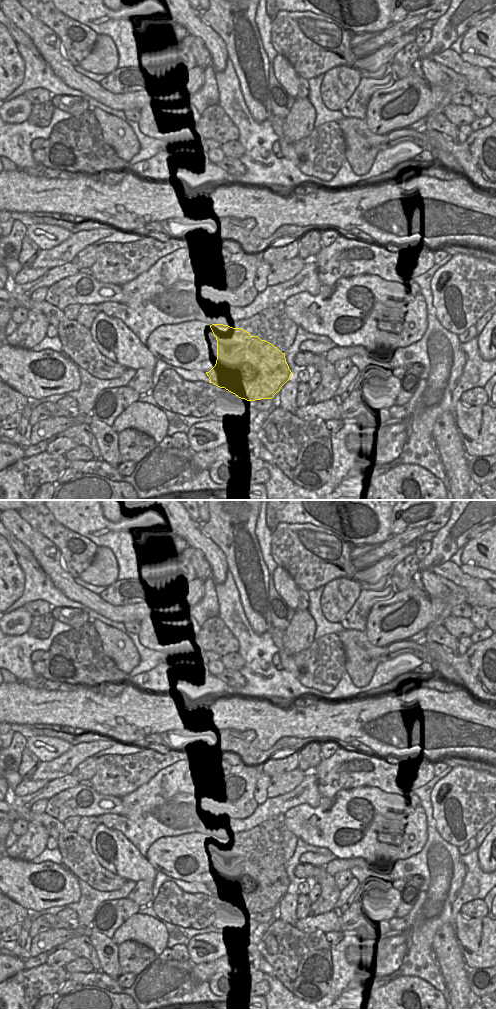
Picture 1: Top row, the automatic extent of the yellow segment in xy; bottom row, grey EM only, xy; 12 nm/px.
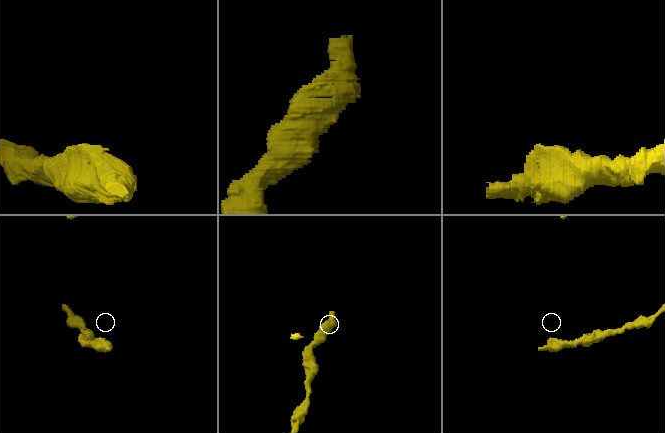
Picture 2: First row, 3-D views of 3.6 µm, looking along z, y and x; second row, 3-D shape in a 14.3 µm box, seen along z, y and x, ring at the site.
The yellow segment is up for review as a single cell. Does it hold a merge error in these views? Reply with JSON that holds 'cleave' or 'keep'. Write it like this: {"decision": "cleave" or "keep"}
{"decision": "keep"}

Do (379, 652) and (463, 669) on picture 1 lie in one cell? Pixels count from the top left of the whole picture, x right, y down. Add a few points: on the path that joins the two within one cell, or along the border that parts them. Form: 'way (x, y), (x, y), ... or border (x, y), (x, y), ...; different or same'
way (400, 650), (432, 654), (442, 662); same

